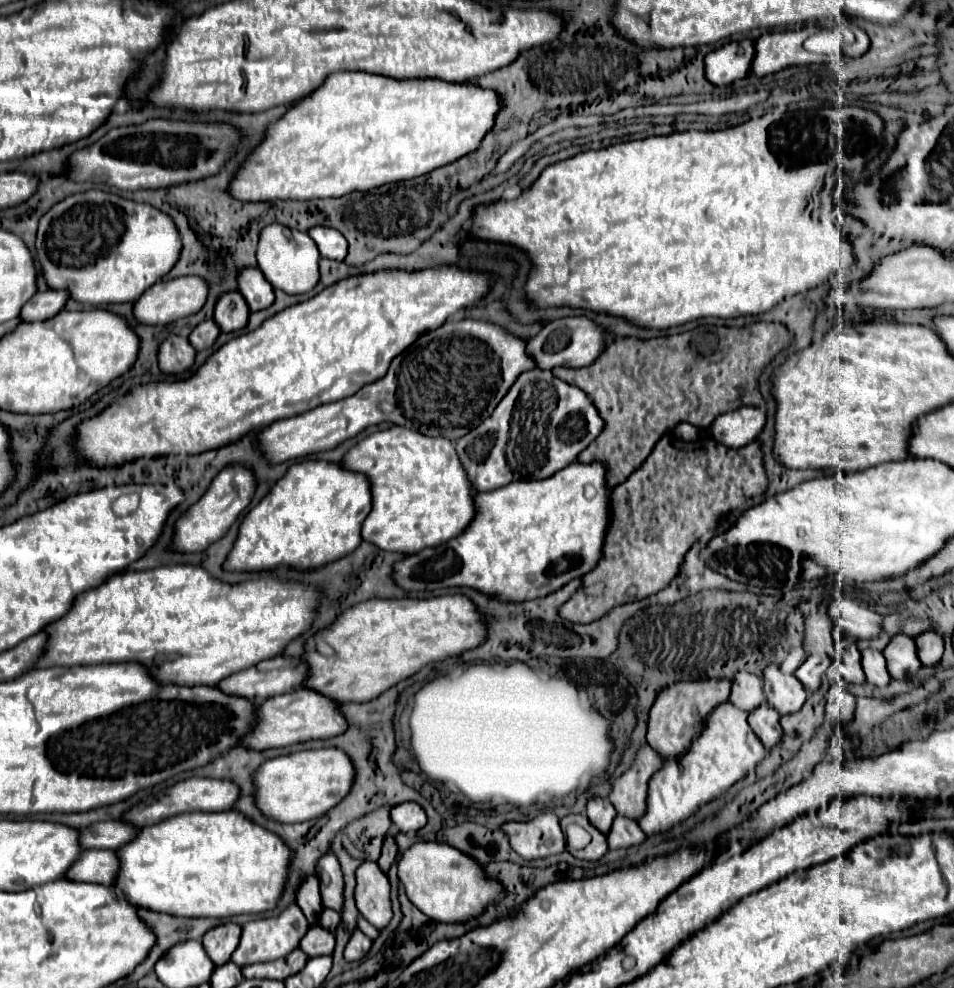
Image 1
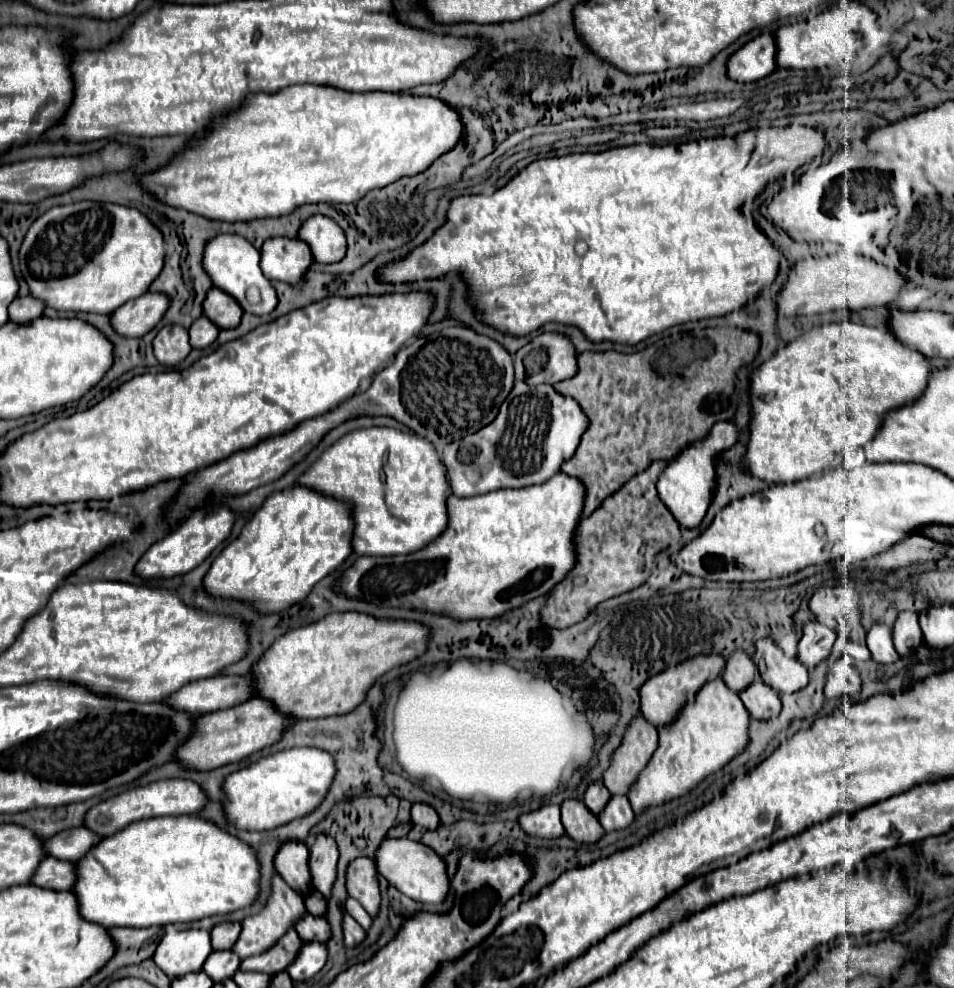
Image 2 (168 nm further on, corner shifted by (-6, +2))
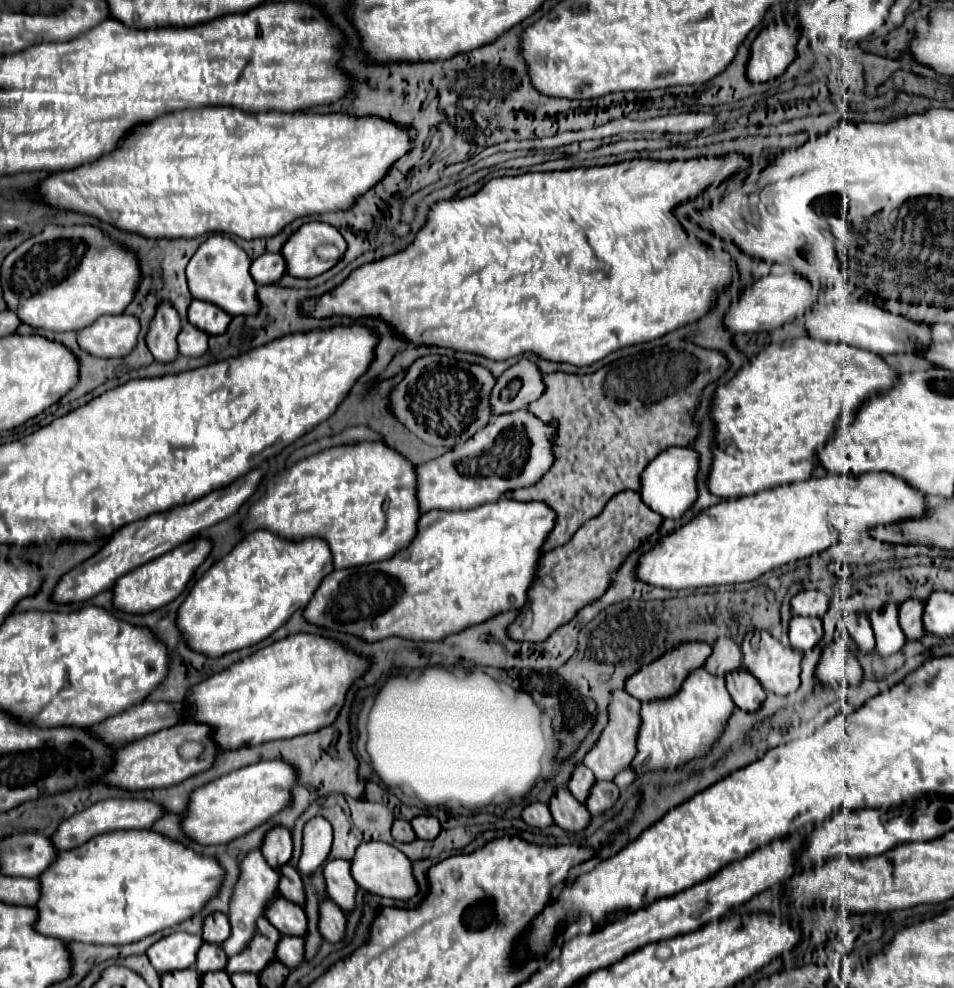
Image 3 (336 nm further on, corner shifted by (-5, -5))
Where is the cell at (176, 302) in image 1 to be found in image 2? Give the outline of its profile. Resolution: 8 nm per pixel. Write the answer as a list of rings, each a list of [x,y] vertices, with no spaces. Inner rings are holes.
[[[144,293],[110,315],[112,329],[122,337],[144,337],[154,329],[168,309],[170,299],[162,293]]]

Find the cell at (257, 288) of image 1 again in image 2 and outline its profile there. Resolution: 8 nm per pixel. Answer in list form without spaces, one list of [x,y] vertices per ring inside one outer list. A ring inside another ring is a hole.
[[[216,235],[212,241],[208,241],[206,249],[204,249],[204,257],[202,257],[202,267],[208,273],[212,287],[220,287],[220,291],[232,295],[246,313],[254,313],[254,315],[268,315],[278,299],[276,299],[276,291],[272,287],[272,283],[262,275],[260,269],[260,253],[254,249],[252,243],[248,243],[244,237],[240,235]],[[248,287],[258,287],[260,291],[260,301],[256,305],[250,305],[246,301],[246,289]]]

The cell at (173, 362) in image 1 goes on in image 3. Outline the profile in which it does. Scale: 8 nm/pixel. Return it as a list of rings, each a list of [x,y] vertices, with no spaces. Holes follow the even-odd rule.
[[[167,302],[159,304],[157,316],[153,318],[147,334],[147,346],[157,362],[169,364],[179,358],[179,346],[177,346],[179,332],[181,332],[181,320],[175,308]]]

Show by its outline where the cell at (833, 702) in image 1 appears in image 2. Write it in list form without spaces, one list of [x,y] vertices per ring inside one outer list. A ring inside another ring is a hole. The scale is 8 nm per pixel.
[[[844,654],[829,669],[824,695],[827,699],[838,699],[844,695],[853,696],[860,693],[862,680],[853,665],[853,658]]]

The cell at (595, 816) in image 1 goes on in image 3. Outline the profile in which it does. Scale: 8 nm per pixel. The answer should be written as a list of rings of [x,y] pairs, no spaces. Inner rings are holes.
[[[579,764],[577,768],[575,768],[575,772],[573,772],[573,778],[569,780],[569,792],[581,802],[581,804],[585,804],[587,802],[587,798],[589,798],[589,794],[591,794],[591,788],[595,786],[595,776],[593,776],[593,772],[587,768],[587,766],[583,766],[583,764]]]

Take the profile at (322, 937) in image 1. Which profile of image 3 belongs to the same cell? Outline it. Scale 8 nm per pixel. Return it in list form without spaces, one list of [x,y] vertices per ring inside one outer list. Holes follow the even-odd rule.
[[[277,896],[277,900],[273,900],[273,904],[269,904],[265,918],[285,936],[303,938],[307,934],[305,910],[291,904],[289,900],[283,900],[283,896]]]

